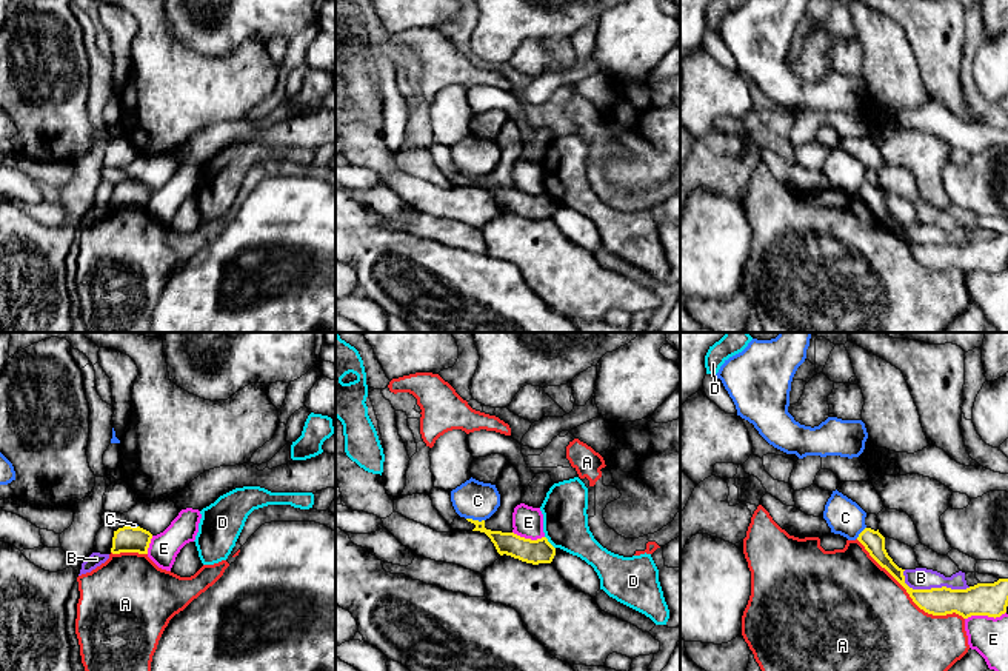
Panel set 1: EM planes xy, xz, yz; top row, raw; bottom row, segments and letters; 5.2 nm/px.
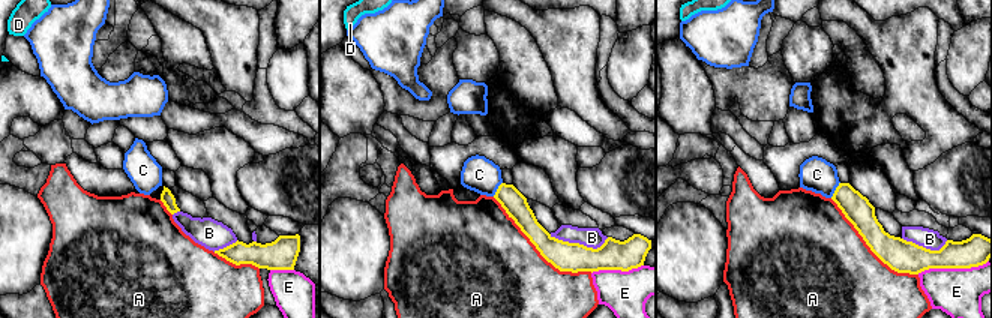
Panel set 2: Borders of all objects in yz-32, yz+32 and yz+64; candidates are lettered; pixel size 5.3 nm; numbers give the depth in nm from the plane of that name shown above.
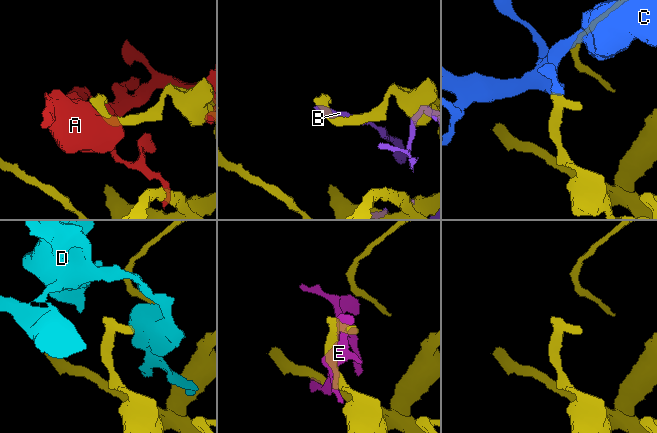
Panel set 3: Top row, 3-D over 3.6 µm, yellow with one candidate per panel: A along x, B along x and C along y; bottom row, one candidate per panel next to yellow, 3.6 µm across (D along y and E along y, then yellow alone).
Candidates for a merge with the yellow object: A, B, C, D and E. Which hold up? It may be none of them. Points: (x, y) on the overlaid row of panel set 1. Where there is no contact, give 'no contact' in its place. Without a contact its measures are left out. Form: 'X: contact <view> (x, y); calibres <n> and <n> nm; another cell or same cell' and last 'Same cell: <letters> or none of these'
A: contact yz (910, 596); calibres 150 and 500 nm; another cell
B: contact yz (933, 588); calibres 160 and 110 nm; another cell
C: contact xz (476, 520); calibres 120 and 200 nm; another cell
D: contact xz (548, 542); calibres 130 and 240 nm; another cell
E: contact yz (985, 614); calibres 180 and 200 nm; another cell
Same cell: none of these

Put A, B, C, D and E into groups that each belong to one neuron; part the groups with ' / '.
A / B / C / D / E

